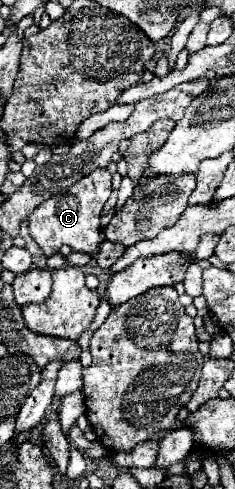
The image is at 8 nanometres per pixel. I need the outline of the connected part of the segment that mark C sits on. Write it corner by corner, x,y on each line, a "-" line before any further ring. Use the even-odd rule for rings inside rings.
98,168
90,172
90,176
84,176
76,184
72,184
66,194
52,196
50,200
42,202
36,210
30,212
30,234
38,242
38,246
44,250
46,256
52,256
60,250
62,244
72,246
76,252
84,254
96,254
100,246
100,212
106,200
110,198
112,182
110,172
106,168

